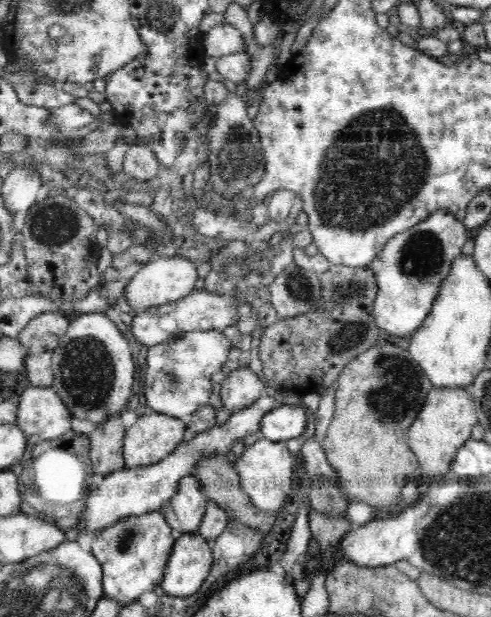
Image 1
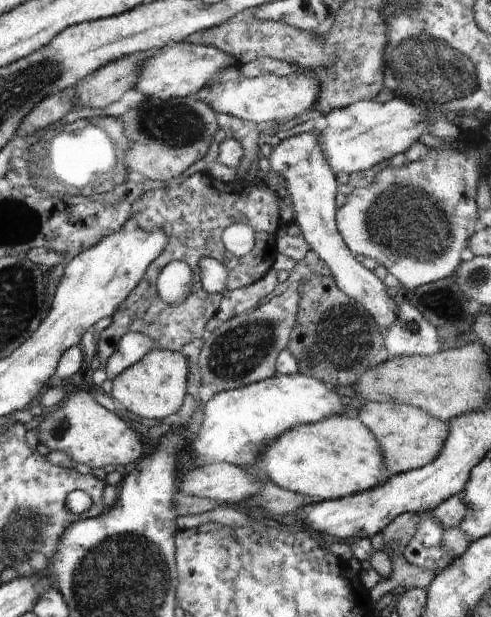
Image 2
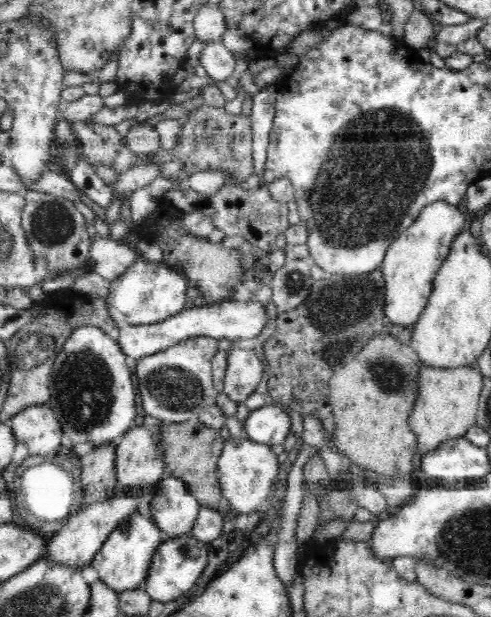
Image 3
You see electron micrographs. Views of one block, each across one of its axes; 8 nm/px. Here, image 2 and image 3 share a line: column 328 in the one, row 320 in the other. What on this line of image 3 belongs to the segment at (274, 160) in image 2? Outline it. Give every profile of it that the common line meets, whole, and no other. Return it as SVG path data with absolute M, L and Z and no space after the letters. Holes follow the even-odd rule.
M234 298L226 302L214 302L214 304L202 304L193 308L184 308L179 314L162 322L154 324L122 323L119 326L118 344L122 352L137 361L144 356L154 354L178 344L181 340L193 336L209 336L216 339L227 338L237 341L239 339L250 340L260 336L260 332L268 326L268 314L262 303L240 302Z

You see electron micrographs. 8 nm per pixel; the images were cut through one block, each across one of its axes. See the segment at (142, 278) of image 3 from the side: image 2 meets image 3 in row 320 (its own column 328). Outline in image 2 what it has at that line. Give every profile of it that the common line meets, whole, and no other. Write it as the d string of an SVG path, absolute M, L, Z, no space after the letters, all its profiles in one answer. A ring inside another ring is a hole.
M394 97L385 103L376 101L360 101L343 109L332 109L326 116L328 123L321 132L321 145L324 156L330 166L338 172L366 172L382 160L391 160L399 152L405 153L422 134L428 134L430 124L426 121L427 110L409 103L406 99Z

